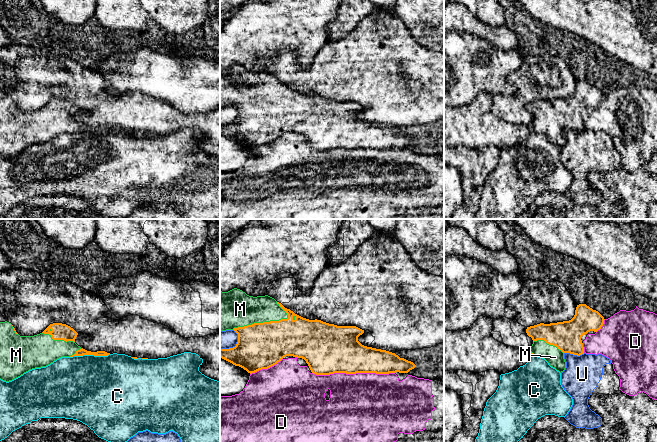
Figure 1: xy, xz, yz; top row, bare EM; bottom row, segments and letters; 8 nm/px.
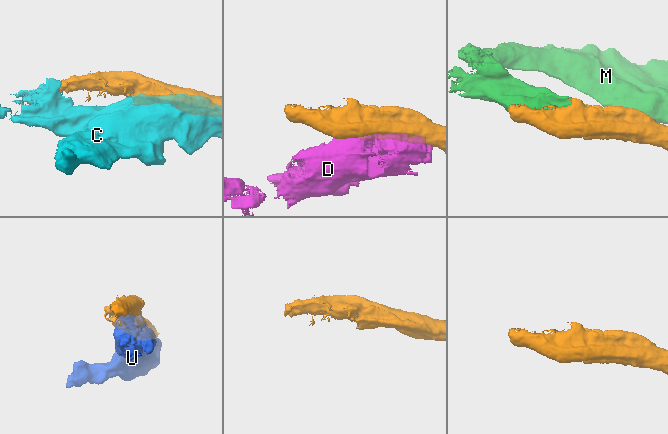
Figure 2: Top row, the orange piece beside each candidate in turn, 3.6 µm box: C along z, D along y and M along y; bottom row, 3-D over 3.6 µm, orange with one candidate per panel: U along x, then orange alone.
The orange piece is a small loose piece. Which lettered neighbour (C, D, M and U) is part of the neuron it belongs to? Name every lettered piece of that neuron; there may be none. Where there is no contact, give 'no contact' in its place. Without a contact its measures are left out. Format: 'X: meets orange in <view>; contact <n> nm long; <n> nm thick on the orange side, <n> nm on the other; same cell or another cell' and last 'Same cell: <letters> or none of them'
C: meets orange in xy; contact 320 nm long; 60 nm thick on the orange side, 480 nm on the other; another cell
D: meets orange in xz; contact 650 nm long; 380 nm thick on the orange side, 480 nm on the other; another cell
M: meets orange in xz; contact 460 nm long; 360 nm thick on the orange side, 300 nm on the other; same cell
U: meets orange in yz; contact 170 nm long; 240 nm thick on the orange side, 300 nm on the other; another cell
Same cell: M

